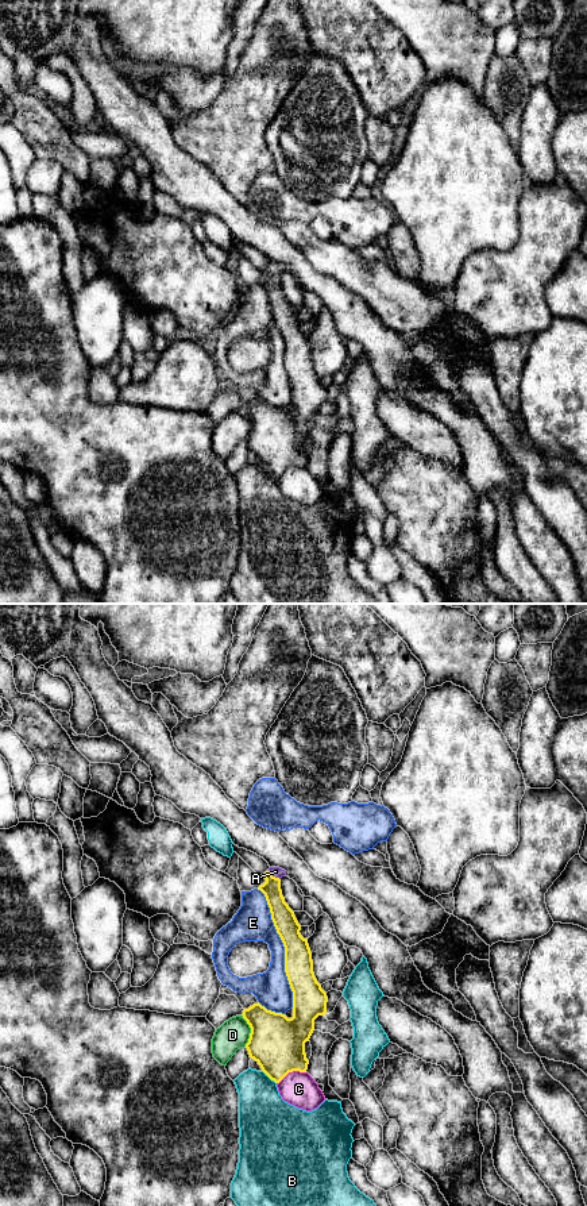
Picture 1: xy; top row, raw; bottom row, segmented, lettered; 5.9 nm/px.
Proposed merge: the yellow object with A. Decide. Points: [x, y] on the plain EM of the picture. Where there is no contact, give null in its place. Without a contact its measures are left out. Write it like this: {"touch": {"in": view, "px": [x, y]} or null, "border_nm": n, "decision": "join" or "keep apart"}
{"touch": {"in": "xy", "px": [274, 272]}, "border_nm": 90, "decision": "join"}

